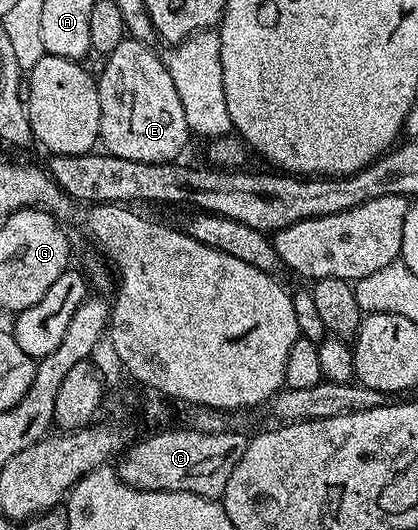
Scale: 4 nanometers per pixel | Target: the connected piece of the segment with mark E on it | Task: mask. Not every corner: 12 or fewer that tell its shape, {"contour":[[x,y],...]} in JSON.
{"contour":[[126,37],[97,79],[104,150],[167,163],[191,139],[164,58]]}

